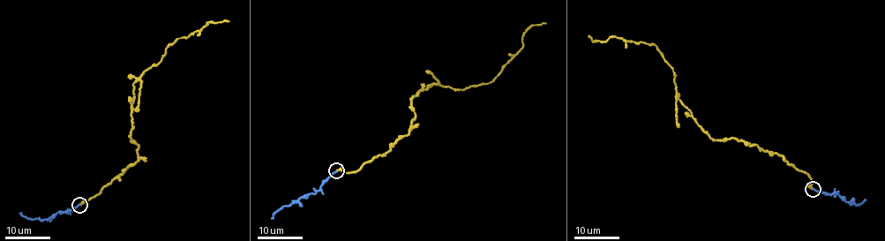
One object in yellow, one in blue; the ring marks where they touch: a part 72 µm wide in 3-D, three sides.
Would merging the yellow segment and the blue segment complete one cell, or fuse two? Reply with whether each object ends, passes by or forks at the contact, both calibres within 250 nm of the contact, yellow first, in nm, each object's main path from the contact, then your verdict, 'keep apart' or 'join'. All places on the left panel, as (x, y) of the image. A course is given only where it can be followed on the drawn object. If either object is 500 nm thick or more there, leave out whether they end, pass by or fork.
yellow ends | blue ends | 260/180 nm | yellow via (79, 204), (138, 161), (138, 145), (130, 136), (135, 82), (159, 64), (178, 38), (206, 24), (229, 21) | blue via (79, 204), (67, 213), (61, 212), (41, 220), (27, 219), (18, 213) | join

